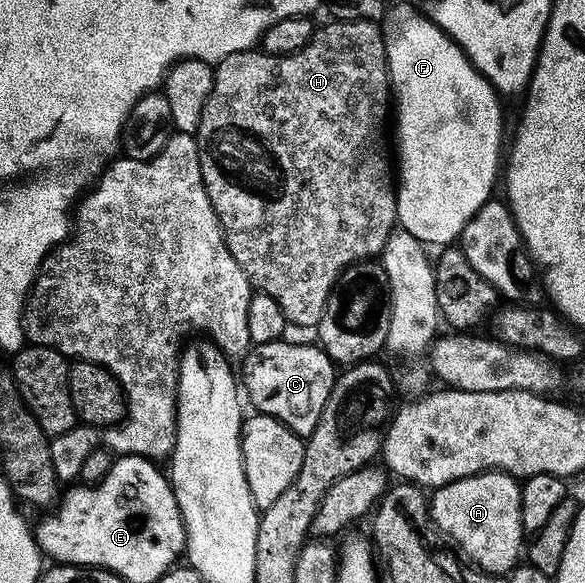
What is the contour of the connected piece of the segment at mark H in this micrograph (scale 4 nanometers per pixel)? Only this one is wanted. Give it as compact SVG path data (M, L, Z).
M329 20L326 26L318 25L314 29L311 40L299 52L288 54L287 56L271 56L266 54L260 48L252 50L240 50L231 56L227 56L222 62L216 63L213 72L213 87L211 88L211 96L207 96L207 104L203 108L203 120L199 120L199 128L195 135L197 139L197 147L201 155L199 156L199 164L203 172L203 184L207 188L207 196L211 200L211 204L217 213L217 219L221 221L221 230L225 233L225 243L231 252L231 256L235 256L235 264L239 264L239 268L243 268L243 272L249 278L249 284L254 291L271 296L271 300L275 300L275 304L279 304L279 308L283 308L283 316L286 323L297 326L316 327L320 322L325 305L329 299L329 295L333 292L333 287L337 285L341 273L347 267L352 266L354 262L364 262L372 259L374 256L380 255L385 249L389 234L398 225L397 221L397 186L395 185L395 170L389 167L389 158L391 162L391 154L385 151L385 117L391 114L391 83L389 80L389 61L387 60L387 48L385 47L385 35L382 27L375 22L367 20L347 20L346 22L338 22Z

